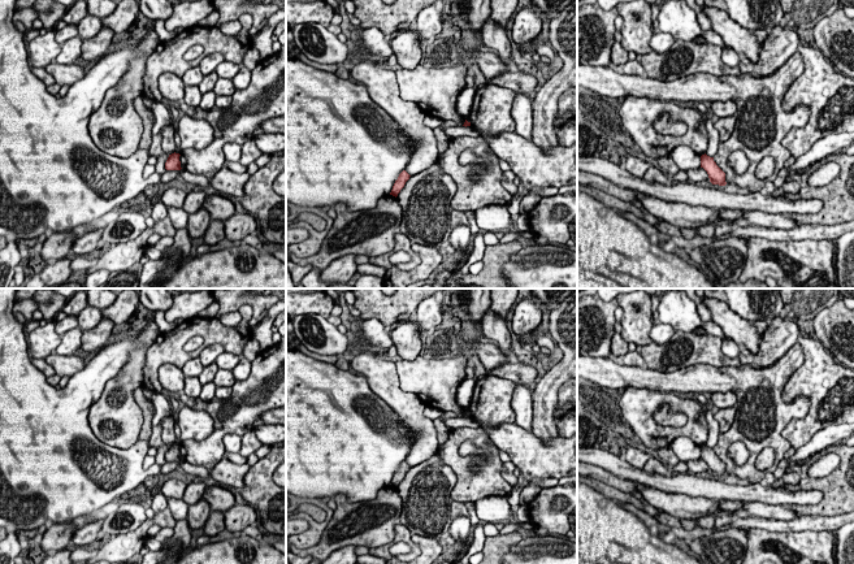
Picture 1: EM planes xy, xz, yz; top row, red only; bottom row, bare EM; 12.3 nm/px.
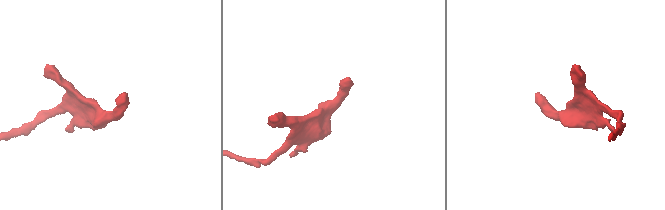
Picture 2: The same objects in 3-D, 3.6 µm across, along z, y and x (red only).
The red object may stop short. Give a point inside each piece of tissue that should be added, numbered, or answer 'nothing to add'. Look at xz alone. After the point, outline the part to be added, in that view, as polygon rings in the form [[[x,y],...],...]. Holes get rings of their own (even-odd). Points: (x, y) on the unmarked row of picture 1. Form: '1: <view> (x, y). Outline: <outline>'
nothing to add

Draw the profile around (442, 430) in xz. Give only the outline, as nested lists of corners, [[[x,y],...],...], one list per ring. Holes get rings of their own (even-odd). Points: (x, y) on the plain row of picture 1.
[[[437,418],[433,421],[437,430],[438,448],[441,448],[450,435],[450,429],[445,425],[443,420]]]

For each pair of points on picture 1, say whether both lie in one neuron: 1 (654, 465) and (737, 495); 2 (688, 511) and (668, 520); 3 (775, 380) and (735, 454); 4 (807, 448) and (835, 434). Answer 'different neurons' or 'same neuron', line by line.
1: different neurons
2: different neurons
3: different neurons
4: same neuron

